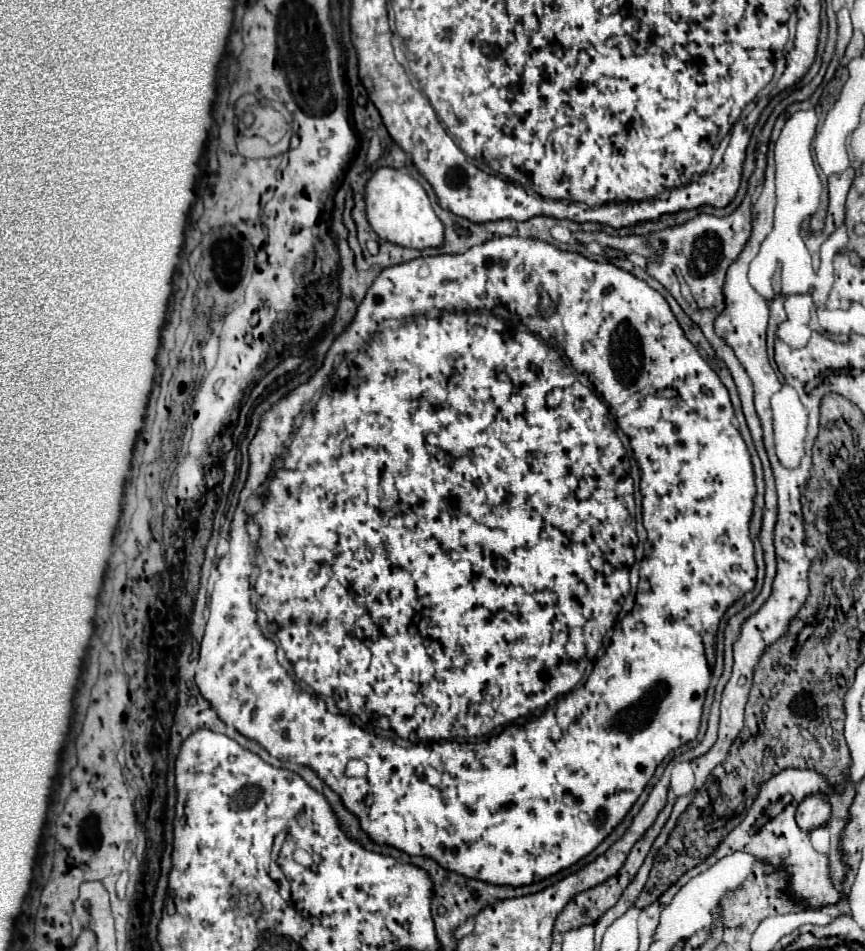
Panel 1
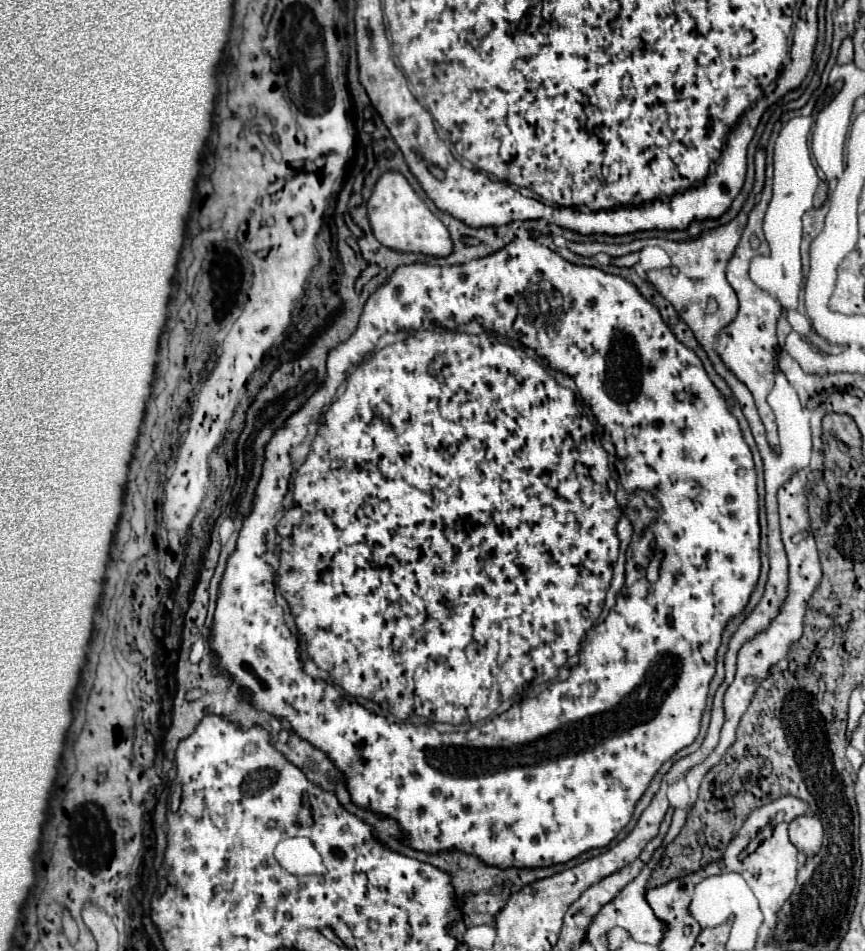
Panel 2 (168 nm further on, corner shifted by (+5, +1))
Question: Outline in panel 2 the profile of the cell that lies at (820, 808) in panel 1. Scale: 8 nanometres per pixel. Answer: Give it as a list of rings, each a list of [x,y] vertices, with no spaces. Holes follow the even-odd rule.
[[[797,817],[797,821],[789,823],[789,839],[805,857],[813,857],[819,853],[823,843],[823,827],[817,817]]]

